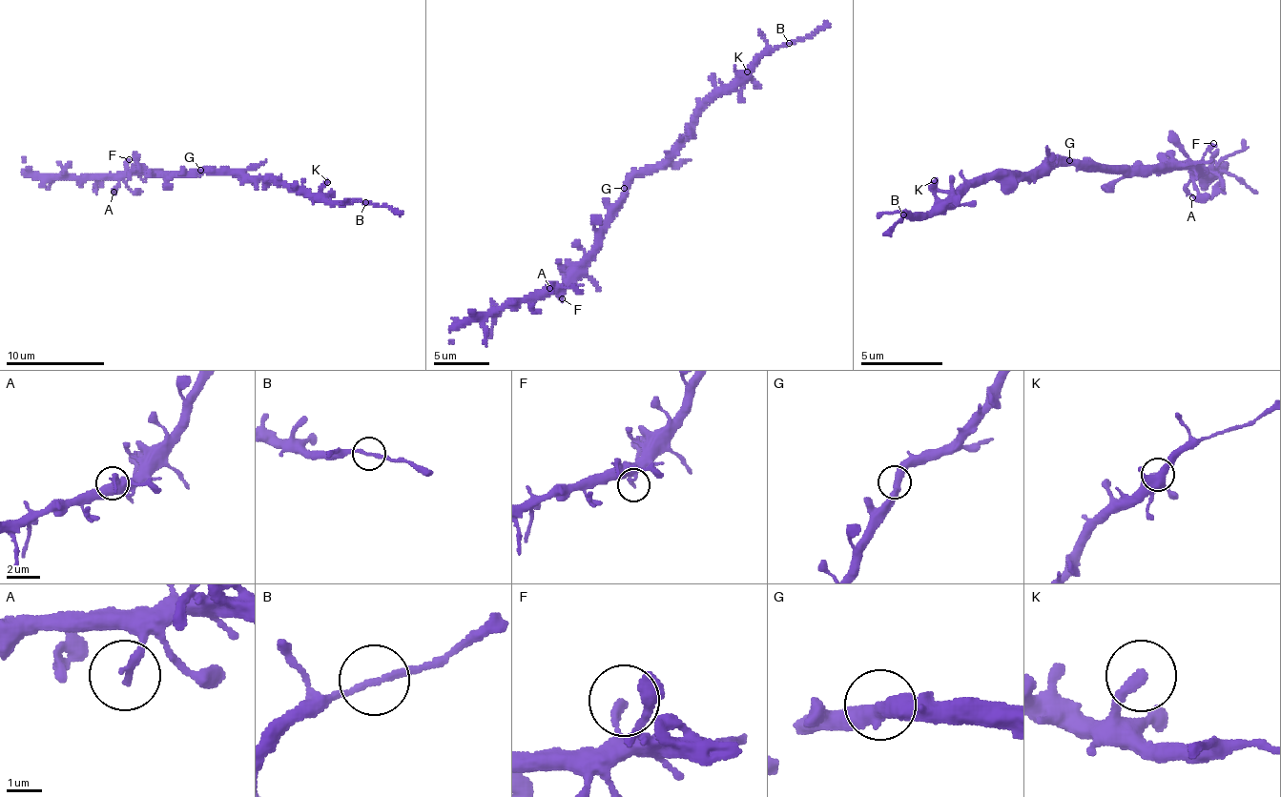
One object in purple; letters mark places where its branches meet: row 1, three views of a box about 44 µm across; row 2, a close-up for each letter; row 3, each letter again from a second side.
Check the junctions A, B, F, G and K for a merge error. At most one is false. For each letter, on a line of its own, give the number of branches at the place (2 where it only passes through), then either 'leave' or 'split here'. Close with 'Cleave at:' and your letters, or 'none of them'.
A: 1 | leave
B: 2 | leave
F: 1 | leave
G: 2 | leave
K: 1 | leave
Cleave at: none of them

